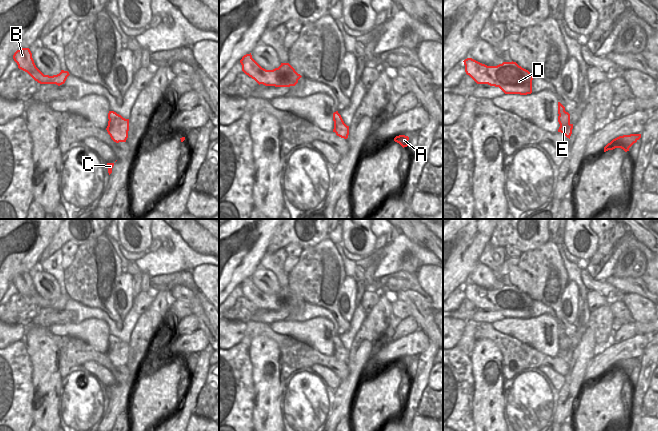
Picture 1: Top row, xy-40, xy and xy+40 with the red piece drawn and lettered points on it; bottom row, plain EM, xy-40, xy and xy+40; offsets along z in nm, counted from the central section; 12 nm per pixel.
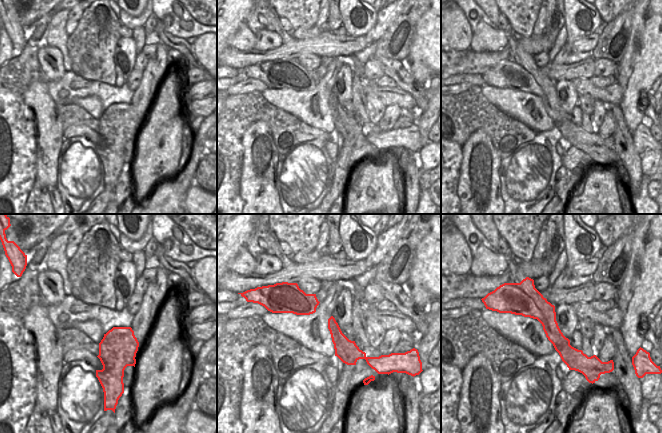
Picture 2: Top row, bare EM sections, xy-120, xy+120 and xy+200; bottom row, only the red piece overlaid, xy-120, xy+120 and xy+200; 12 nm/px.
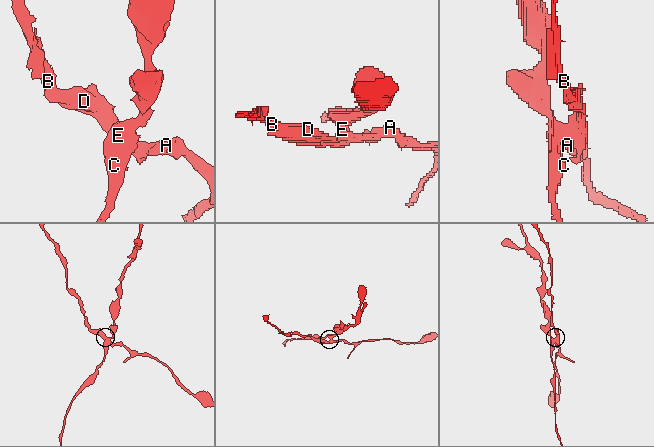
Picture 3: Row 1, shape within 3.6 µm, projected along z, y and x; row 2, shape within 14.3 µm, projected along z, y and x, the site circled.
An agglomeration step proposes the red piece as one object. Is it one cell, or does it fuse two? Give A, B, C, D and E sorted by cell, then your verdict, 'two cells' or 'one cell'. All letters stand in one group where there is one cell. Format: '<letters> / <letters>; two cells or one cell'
A B D / C E; two cells

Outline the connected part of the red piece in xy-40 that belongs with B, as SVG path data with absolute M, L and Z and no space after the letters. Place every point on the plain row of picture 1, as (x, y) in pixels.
M29 272L17 274L13 279L14 285L18 292L27 296L35 305L40 308L56 308L58 310L65 307L70 299L68 295L61 294L57 299L44 299L35 289L32 277Z

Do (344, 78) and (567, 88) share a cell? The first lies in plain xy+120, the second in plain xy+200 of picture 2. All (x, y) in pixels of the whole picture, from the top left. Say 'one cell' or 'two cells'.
one cell

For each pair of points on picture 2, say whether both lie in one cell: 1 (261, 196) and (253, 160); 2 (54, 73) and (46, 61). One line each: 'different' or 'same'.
1: same
2: same

